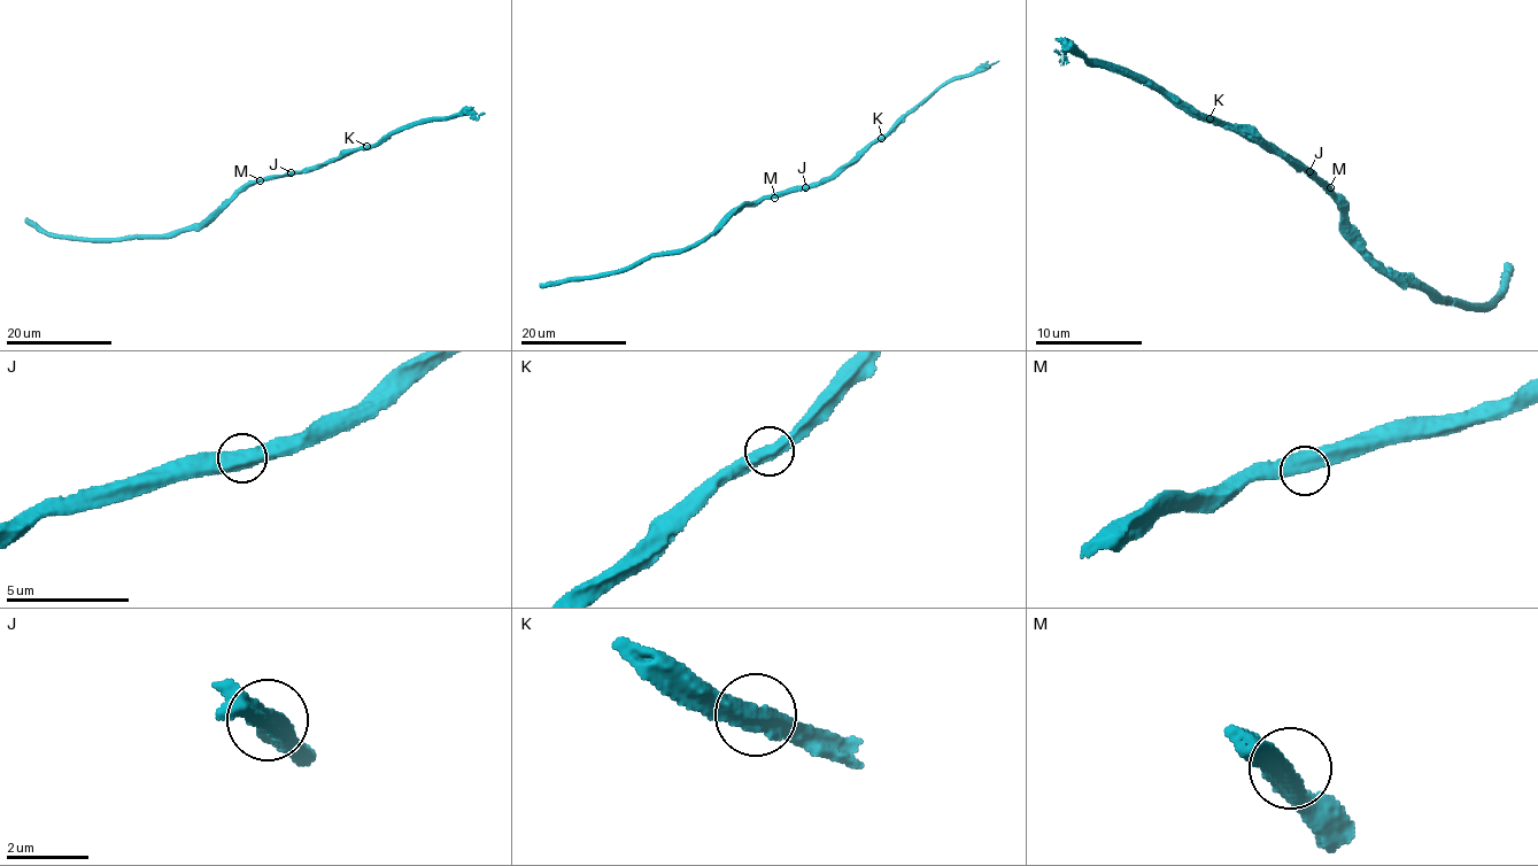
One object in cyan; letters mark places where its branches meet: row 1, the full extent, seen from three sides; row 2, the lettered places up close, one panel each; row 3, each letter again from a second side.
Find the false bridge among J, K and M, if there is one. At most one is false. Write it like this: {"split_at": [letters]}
{"split_at": []}

